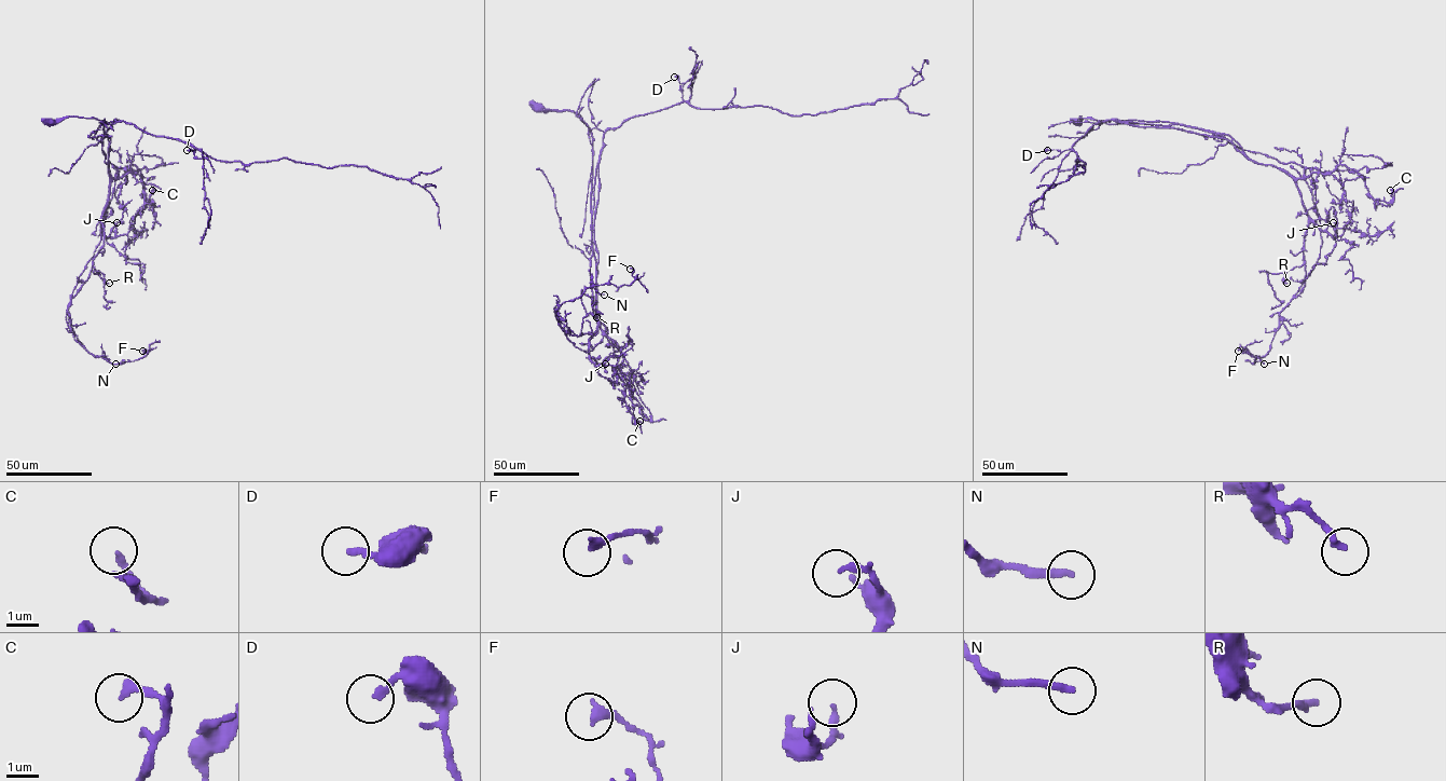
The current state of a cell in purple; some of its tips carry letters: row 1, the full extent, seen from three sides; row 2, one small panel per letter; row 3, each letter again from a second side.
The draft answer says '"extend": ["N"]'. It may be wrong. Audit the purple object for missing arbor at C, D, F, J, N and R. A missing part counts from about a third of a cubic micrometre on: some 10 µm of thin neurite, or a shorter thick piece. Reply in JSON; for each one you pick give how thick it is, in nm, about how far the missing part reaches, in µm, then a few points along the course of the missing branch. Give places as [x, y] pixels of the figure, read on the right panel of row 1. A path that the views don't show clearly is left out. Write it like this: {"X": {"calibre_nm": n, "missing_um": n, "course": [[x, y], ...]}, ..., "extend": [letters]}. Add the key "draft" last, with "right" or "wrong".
{"N": {"calibre_nm": 240, "missing_um": 35}, "extend": ["N"], "draft": "right"}

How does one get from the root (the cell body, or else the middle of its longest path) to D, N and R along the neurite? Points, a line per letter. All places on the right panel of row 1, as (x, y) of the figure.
D: (1077, 121), (1080, 117), (1098, 121), (1182, 124), (1105, 120), (1095, 124), (1071, 149), (1061, 152), (1047, 150)
N: (1077, 121), (1227, 134), (1293, 178), (1308, 219), (1306, 282), (1256, 357), (1264, 364)
R: (1077, 121), (1171, 122), (1227, 134), (1250, 159), (1282, 168), (1308, 219), (1304, 262), (1286, 272), (1286, 283)

